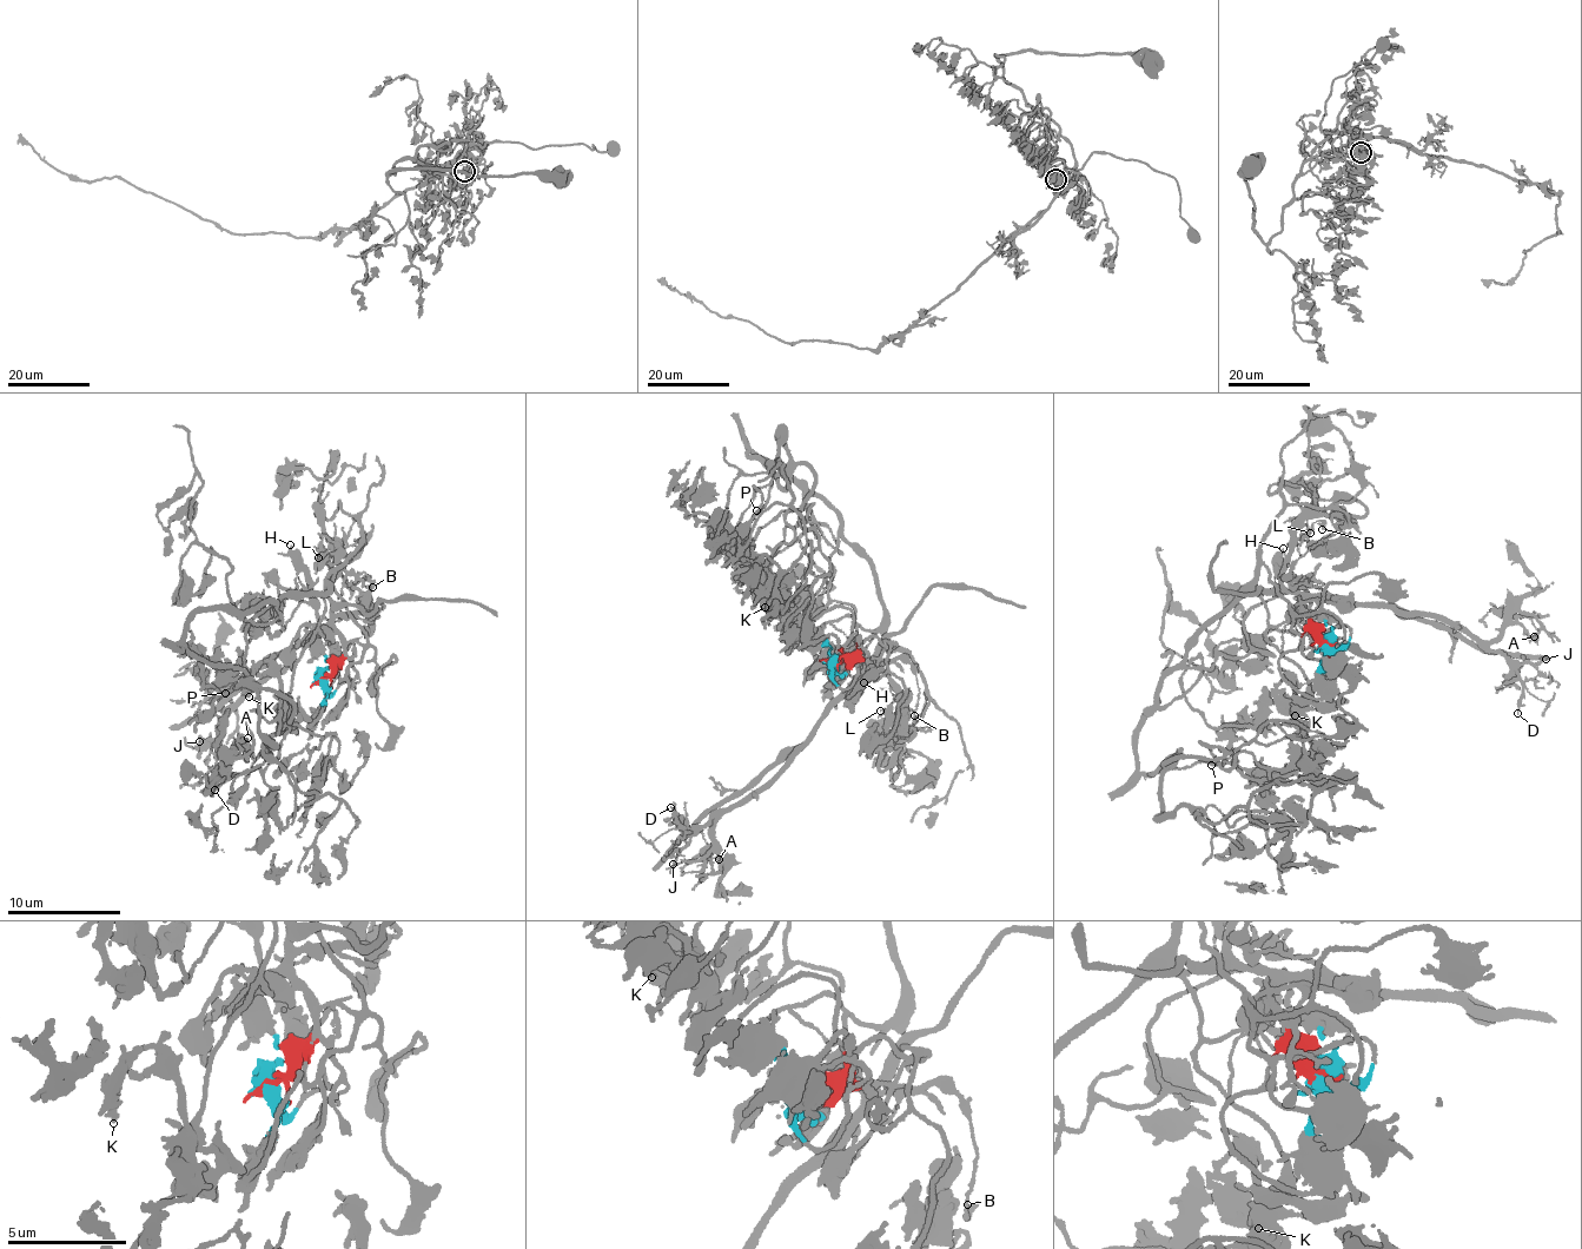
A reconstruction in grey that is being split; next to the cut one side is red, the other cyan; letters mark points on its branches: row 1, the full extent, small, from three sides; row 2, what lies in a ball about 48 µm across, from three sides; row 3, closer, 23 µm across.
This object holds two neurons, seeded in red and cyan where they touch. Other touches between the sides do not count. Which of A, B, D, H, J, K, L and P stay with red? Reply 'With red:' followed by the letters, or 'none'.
With red: A, B, D, H, J, L

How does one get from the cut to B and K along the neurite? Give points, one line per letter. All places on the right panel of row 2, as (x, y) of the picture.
B: (1324, 648), (1302, 597), (1282, 585), (1283, 567), (1297, 541), (1317, 520), (1323, 528)
K: (1324, 648), (1314, 696), (1309, 702), (1298, 699), (1290, 678), (1284, 675), (1282, 701), (1296, 715)

